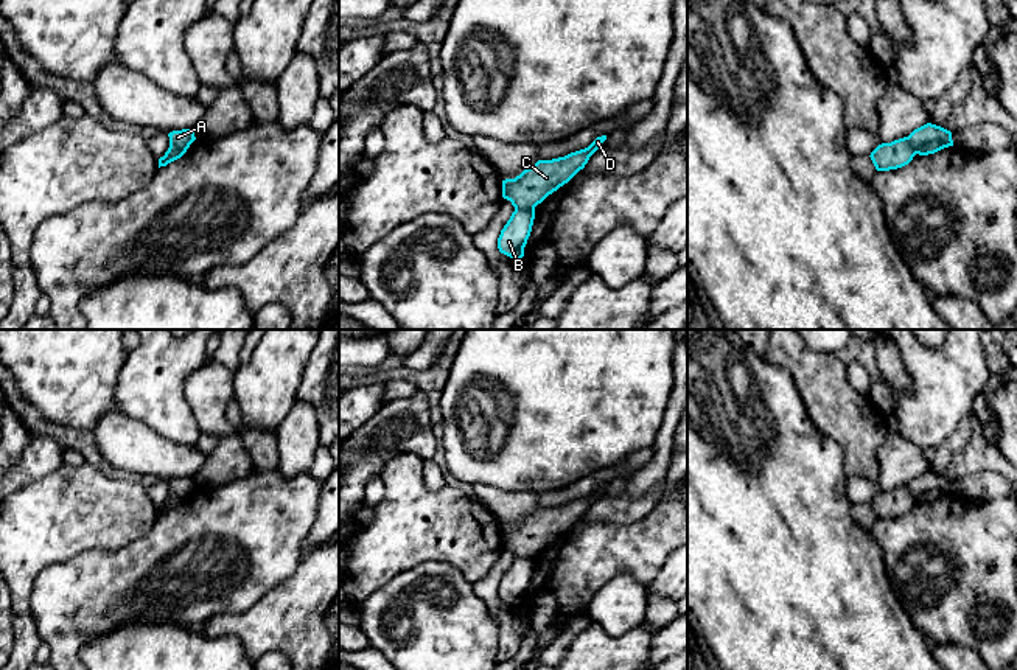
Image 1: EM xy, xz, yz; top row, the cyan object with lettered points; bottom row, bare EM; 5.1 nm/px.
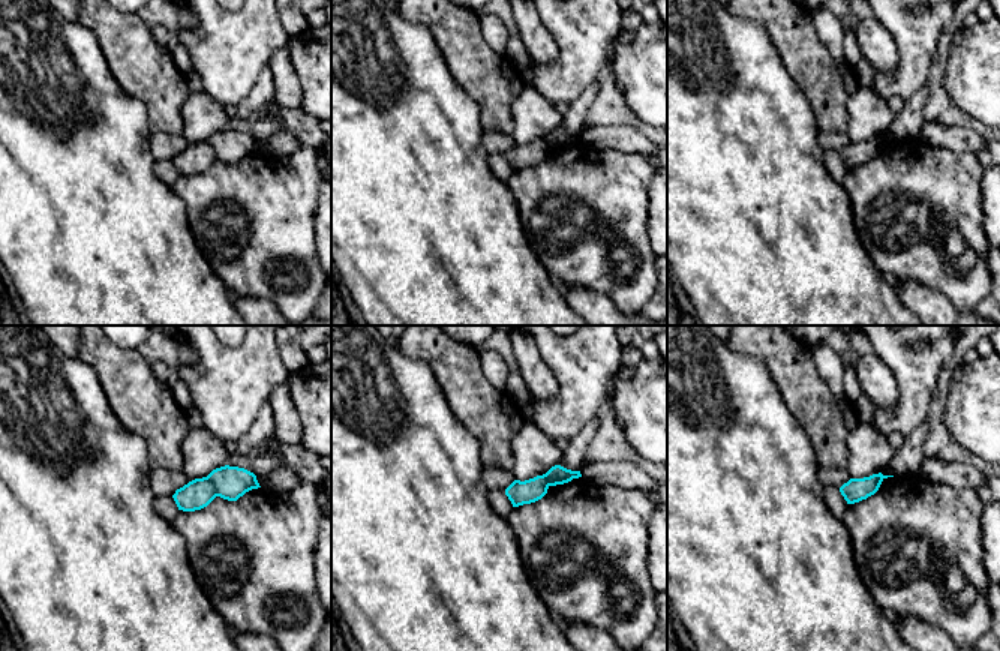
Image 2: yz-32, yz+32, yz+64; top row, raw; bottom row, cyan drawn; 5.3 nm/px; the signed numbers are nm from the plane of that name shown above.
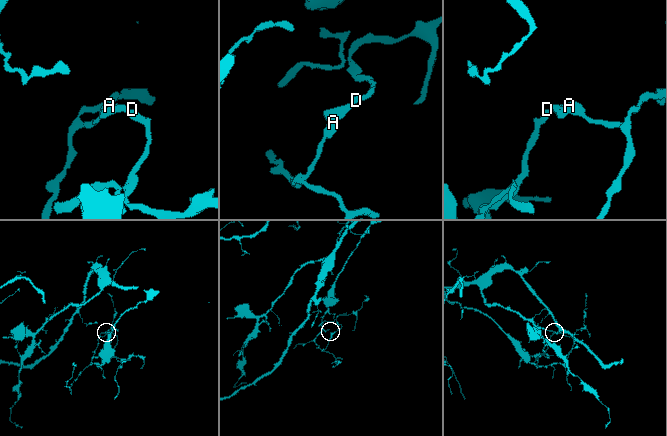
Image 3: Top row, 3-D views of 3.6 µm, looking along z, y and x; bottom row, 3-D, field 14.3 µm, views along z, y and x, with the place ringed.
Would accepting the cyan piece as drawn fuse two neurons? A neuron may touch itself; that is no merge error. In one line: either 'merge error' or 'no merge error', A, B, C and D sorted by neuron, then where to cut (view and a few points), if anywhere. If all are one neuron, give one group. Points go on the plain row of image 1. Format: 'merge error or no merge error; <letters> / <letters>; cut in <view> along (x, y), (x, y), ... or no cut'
merge error; A B / C D; cut in xz along (515, 555), (534, 557)

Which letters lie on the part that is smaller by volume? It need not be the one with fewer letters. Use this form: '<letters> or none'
C, D

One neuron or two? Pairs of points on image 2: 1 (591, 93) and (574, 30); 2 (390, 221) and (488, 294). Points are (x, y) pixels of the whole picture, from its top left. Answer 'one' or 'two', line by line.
1: two
2: one

